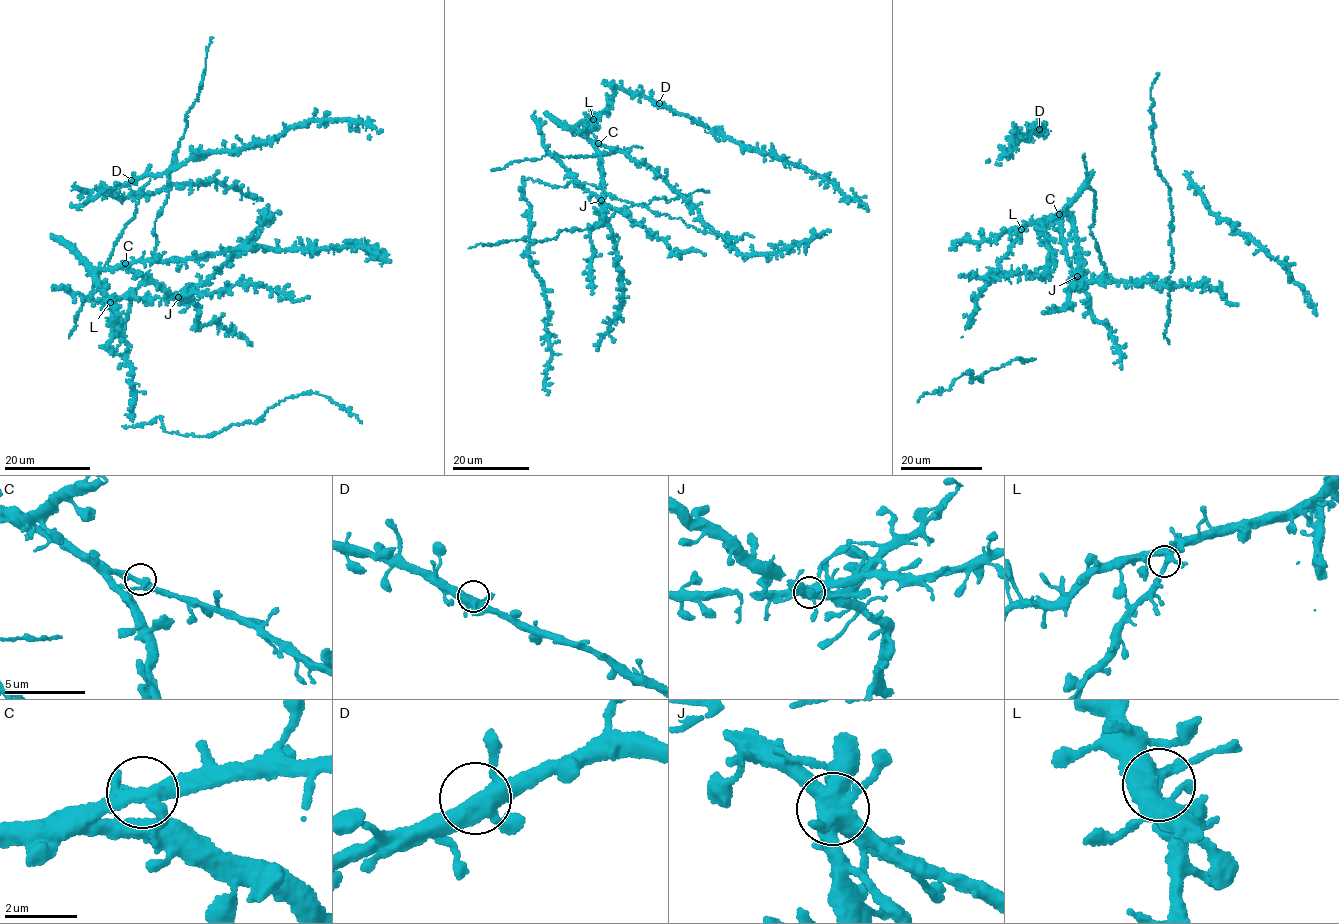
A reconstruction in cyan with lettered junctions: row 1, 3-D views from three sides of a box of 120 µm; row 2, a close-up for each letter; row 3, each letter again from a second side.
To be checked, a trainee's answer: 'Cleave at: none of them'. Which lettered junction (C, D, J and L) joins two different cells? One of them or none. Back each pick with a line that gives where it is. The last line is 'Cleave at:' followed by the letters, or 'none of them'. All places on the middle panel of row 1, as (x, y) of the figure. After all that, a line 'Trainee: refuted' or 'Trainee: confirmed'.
Cleave at: none of them
Trainee: confirmed

